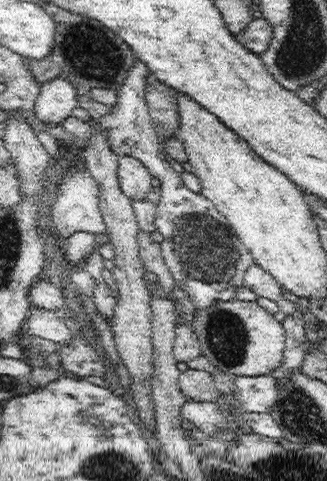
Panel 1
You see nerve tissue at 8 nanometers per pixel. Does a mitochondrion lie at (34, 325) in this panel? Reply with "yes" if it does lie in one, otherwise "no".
no

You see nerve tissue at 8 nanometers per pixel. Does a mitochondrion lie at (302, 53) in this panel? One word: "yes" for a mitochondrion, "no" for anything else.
yes

